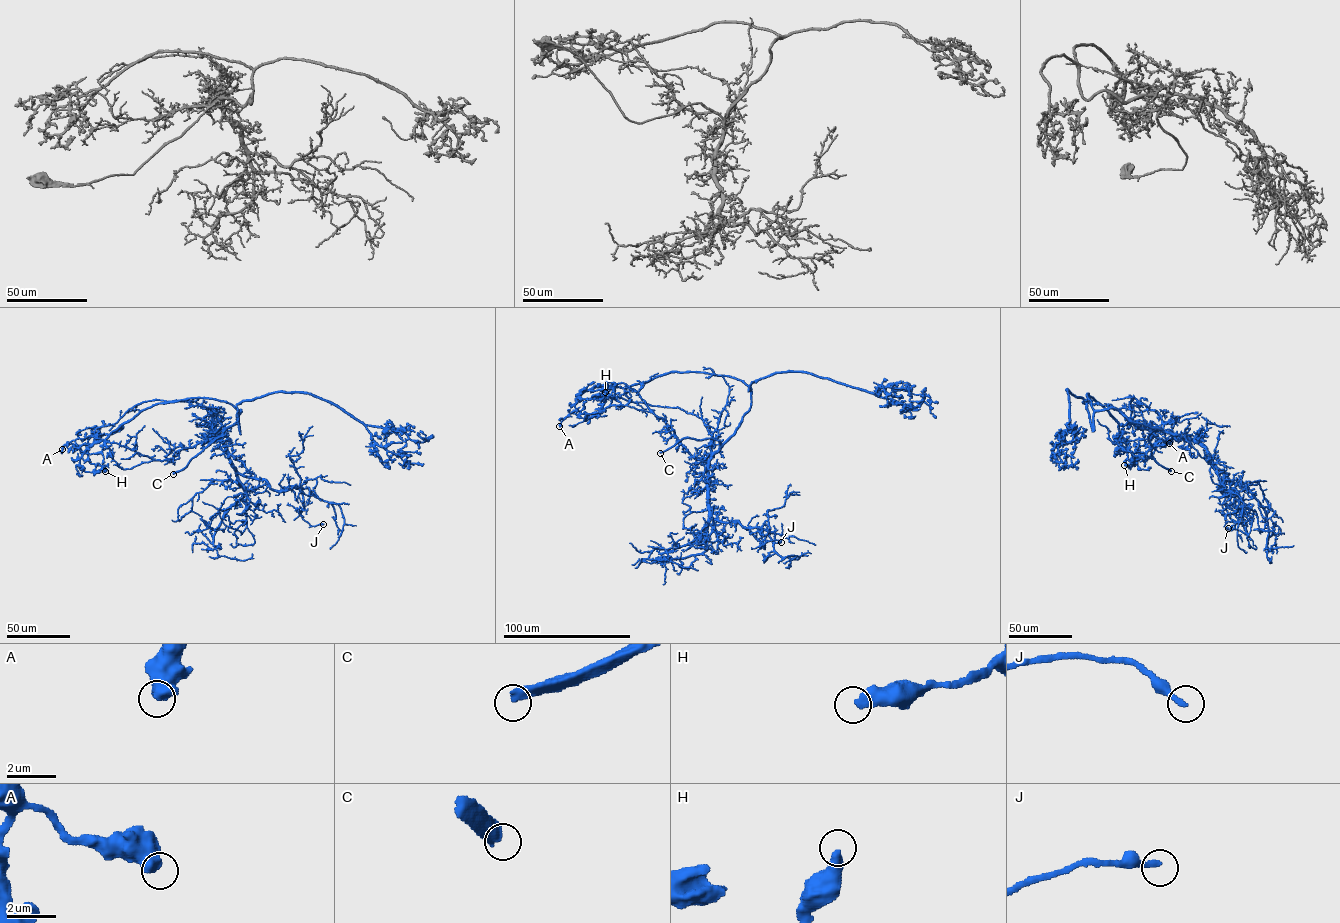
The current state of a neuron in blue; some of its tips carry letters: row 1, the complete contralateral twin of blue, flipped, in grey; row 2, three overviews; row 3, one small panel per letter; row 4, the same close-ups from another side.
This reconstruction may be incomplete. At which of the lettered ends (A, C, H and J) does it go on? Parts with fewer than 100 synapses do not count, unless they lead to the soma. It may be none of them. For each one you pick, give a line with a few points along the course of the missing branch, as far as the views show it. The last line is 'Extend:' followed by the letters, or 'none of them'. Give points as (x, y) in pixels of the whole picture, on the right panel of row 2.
C: Course of what is missing: (1171, 471), (1176, 483), (1170, 496), (1141, 502), (1138, 494)
Extend: C

